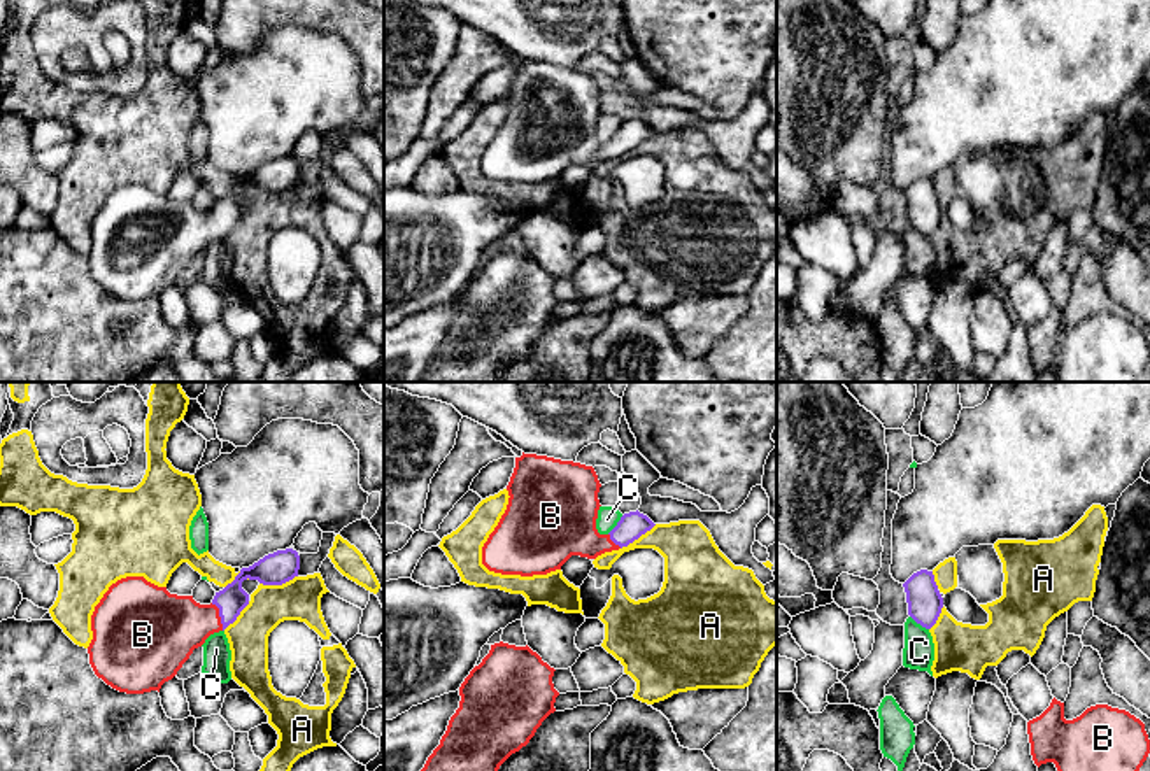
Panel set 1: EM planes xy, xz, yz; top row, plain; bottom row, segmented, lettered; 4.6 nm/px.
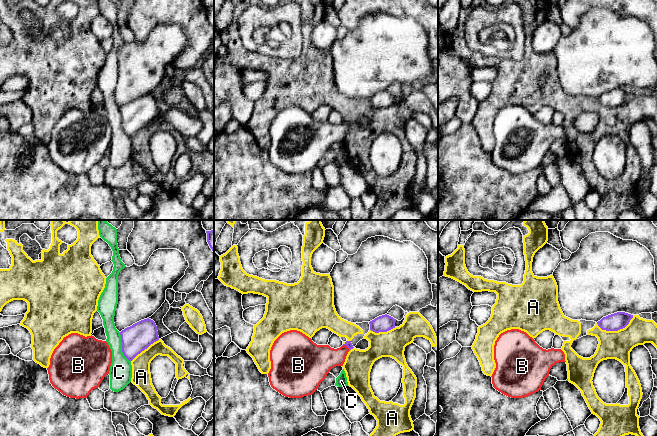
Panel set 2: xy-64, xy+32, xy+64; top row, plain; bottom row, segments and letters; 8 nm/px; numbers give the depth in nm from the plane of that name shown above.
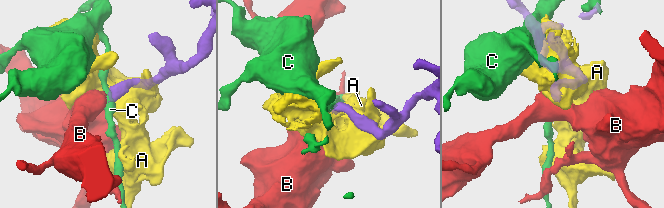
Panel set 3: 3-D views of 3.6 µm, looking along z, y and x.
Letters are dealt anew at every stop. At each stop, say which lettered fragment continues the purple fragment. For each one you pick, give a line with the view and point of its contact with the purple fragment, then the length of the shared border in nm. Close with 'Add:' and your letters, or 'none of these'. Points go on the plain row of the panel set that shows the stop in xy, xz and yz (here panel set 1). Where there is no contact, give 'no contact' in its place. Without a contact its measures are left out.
B: xy (220, 223) | 140 nm
Add: B

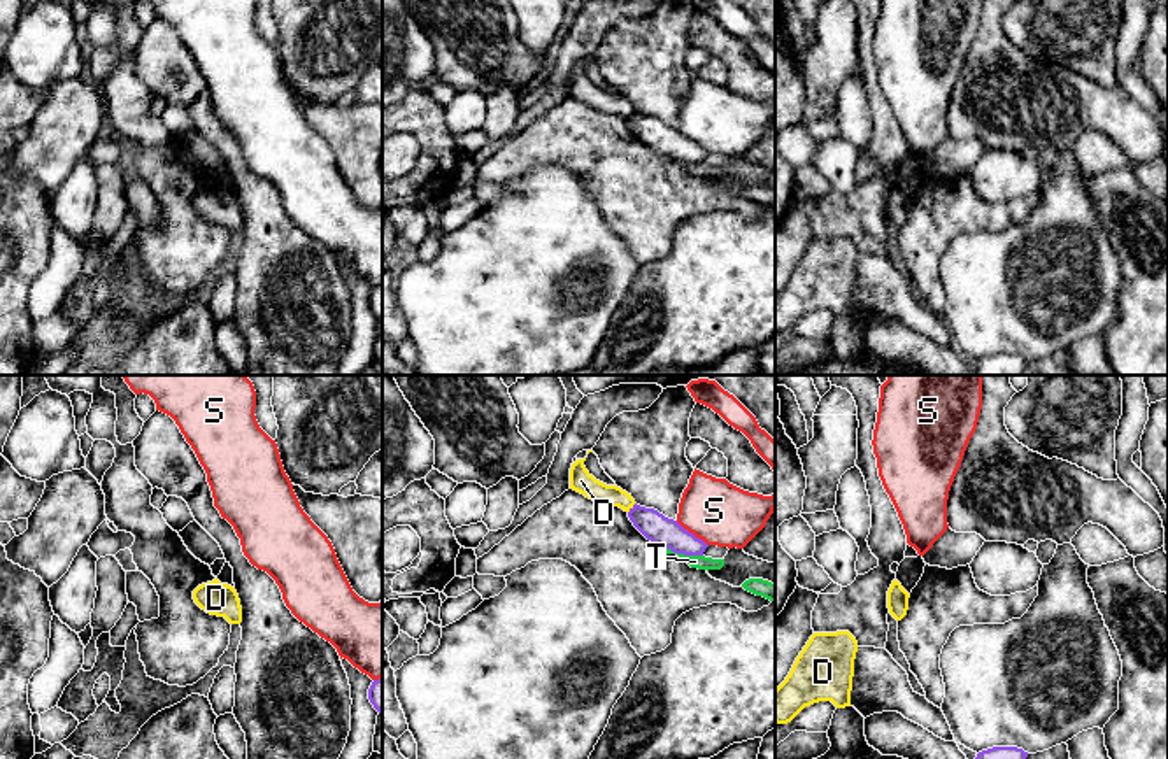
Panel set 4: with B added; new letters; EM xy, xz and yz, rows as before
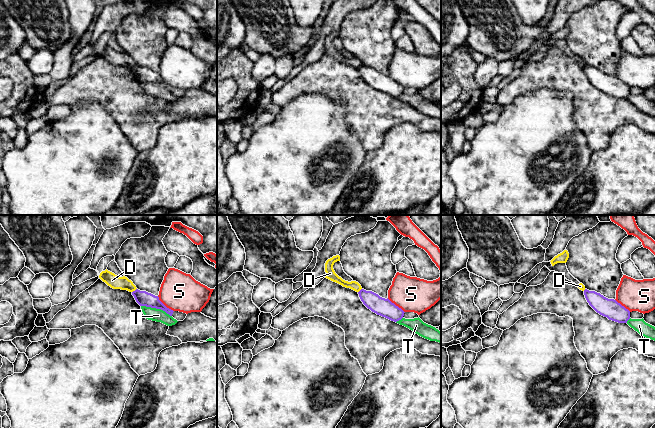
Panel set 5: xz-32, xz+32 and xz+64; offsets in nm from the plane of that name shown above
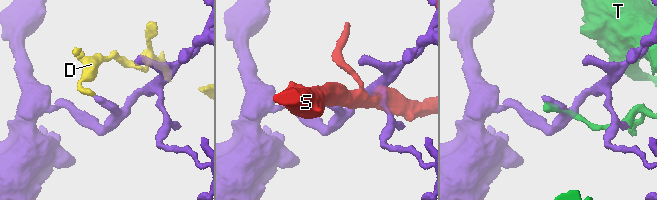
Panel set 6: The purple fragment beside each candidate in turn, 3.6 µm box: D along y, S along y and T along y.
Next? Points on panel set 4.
Add: none of these

